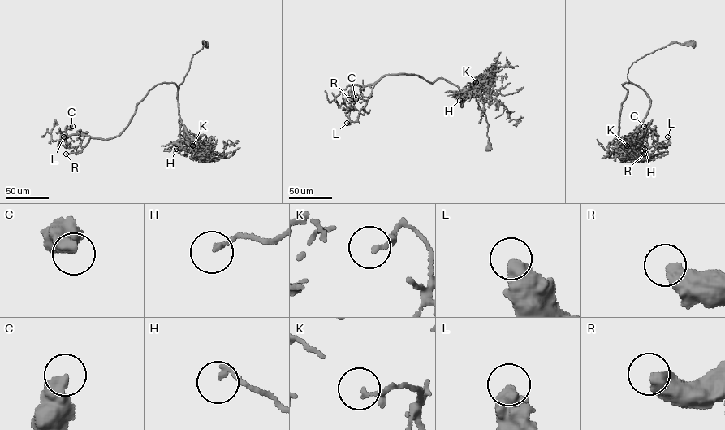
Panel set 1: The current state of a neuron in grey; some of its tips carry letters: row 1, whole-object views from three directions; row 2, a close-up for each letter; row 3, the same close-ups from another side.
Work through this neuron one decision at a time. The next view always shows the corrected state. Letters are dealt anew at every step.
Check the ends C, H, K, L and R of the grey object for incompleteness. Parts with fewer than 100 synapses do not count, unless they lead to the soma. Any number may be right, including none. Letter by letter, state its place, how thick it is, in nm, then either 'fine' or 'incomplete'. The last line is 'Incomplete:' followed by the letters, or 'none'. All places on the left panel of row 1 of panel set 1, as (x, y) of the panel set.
C: place (72, 126); calibre 500 nm; fine
H: place (176, 149); calibre 160 nm; fine
K: place (192, 145); calibre 190 nm; fine
L: place (63, 136); calibre 600 nm; fine
R: place (66, 154); calibre 600 nm; fine
Incomplete: none

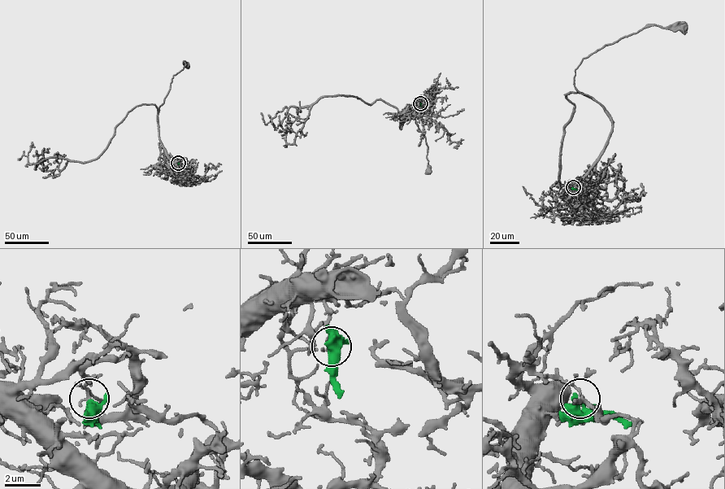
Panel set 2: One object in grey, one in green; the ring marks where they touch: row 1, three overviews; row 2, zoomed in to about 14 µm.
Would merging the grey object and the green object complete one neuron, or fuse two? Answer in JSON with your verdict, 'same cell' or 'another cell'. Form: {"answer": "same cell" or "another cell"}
{"answer": "another cell"}

